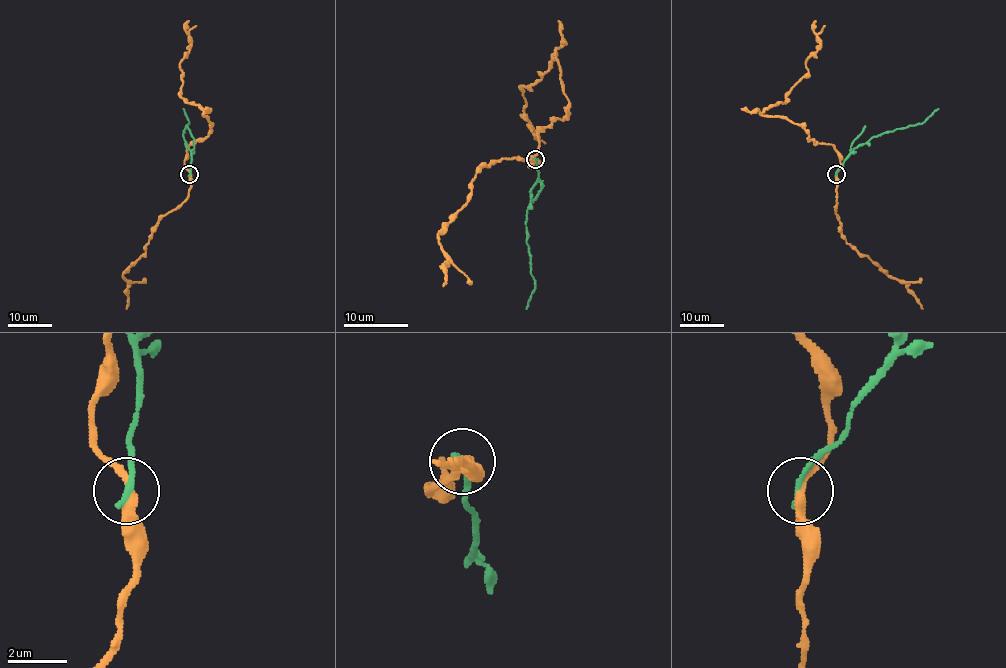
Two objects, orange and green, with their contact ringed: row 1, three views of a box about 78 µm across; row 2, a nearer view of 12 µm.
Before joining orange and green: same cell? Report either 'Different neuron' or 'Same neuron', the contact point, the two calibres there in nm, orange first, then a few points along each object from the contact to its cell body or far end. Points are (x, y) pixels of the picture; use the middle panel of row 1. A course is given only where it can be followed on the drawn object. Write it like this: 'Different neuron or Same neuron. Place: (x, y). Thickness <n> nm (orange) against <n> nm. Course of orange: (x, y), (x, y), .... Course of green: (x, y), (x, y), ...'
Different neuron. Place: (535, 159). Thickness 280 nm (orange) against 280 nm. Course of orange: (536, 160), (528, 166), (539, 134), (568, 108), (555, 52), (523, 87), (521, 114), (537, 135), (534, 129). Course of green: (536, 160), (537, 182), (531, 190), (531, 205), (526, 213), (526, 244), (529, 247), (534, 292), (526, 308)

